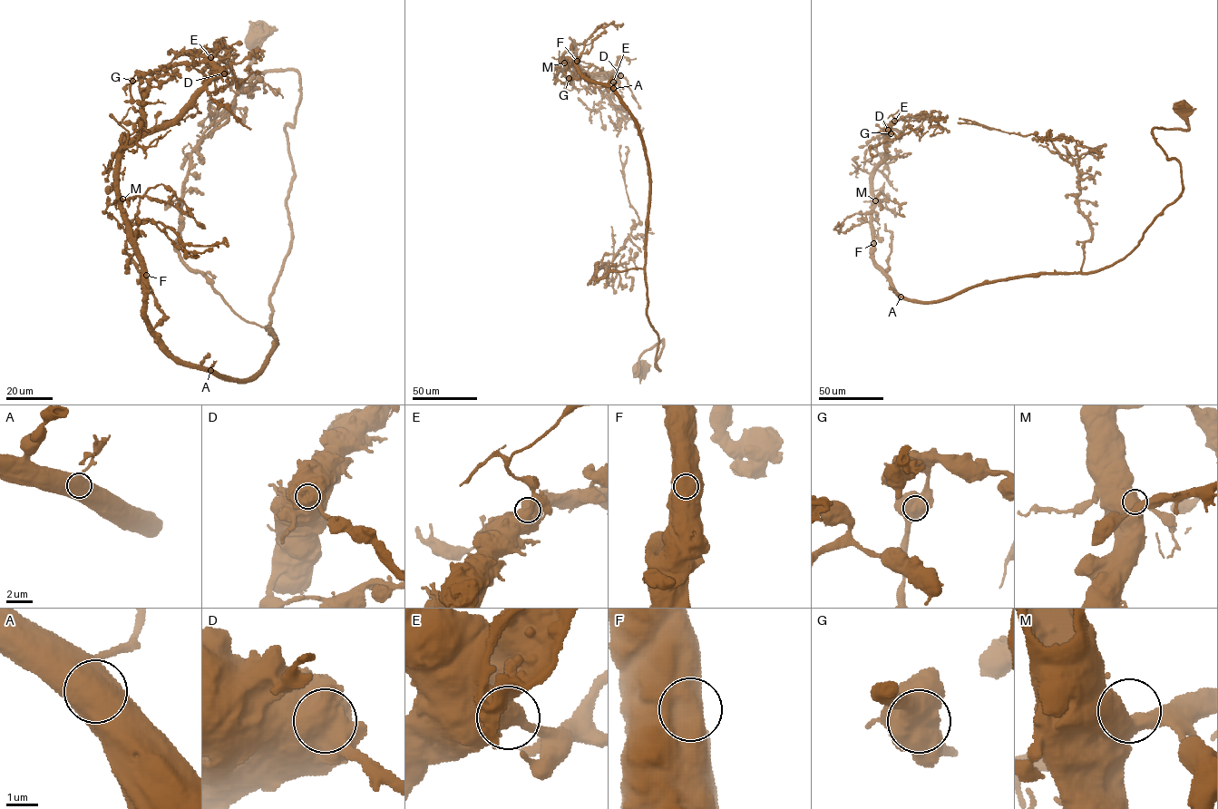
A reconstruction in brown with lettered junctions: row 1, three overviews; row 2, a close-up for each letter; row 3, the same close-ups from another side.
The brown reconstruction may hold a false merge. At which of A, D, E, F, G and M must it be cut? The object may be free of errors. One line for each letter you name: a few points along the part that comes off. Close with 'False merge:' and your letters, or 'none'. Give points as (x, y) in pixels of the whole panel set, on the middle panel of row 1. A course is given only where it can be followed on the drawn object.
False merge: none

